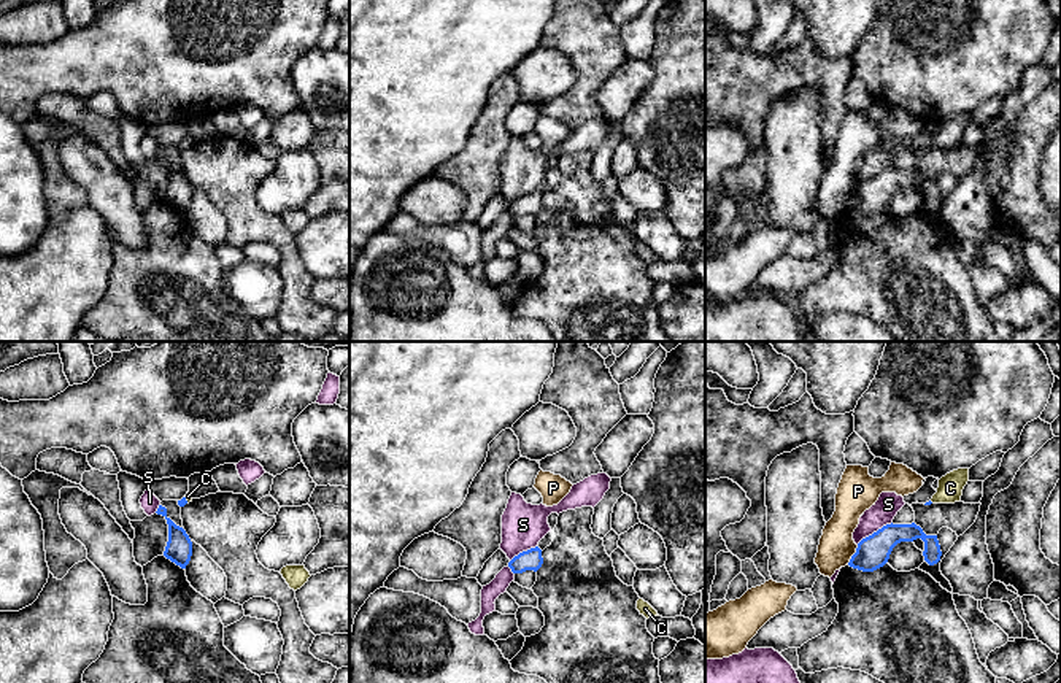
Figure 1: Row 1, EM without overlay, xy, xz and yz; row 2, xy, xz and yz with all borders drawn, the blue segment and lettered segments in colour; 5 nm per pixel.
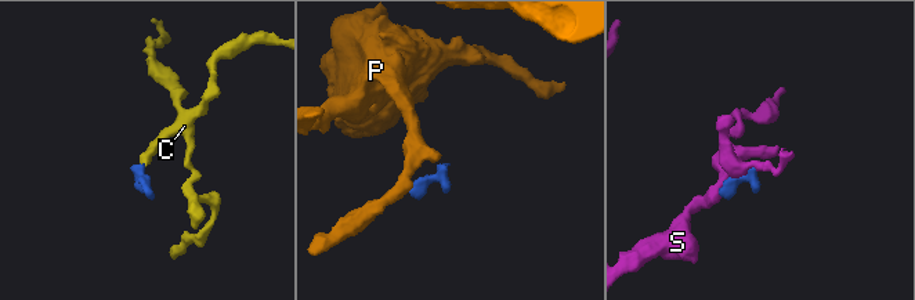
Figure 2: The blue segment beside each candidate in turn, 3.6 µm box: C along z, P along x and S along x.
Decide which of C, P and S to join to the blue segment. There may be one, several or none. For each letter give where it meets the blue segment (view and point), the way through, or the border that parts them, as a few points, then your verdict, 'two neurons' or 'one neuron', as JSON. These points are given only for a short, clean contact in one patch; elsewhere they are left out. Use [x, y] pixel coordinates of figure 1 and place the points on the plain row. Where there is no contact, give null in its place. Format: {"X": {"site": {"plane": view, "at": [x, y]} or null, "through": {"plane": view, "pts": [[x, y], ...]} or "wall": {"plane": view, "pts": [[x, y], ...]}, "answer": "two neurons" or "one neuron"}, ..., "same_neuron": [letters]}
{"C": {"site": {"plane": "xy", "at": [186, 145]}, "through": {"plane": "xy", "pts": [[183, 145], [186, 145], [188, 140]]}, "answer": "one neuron"}, "P": {"site": {"plane": "yz", "at": [853, 199]}, "wall": {"plane": "yz", "pts": [[858, 189], [847, 208]]}, "answer": "two neurons"}, "S": {"site": {"plane": "yz", "at": [874, 177]}, "answer": "two neurons"}, "same_neuron": ["C"]}

